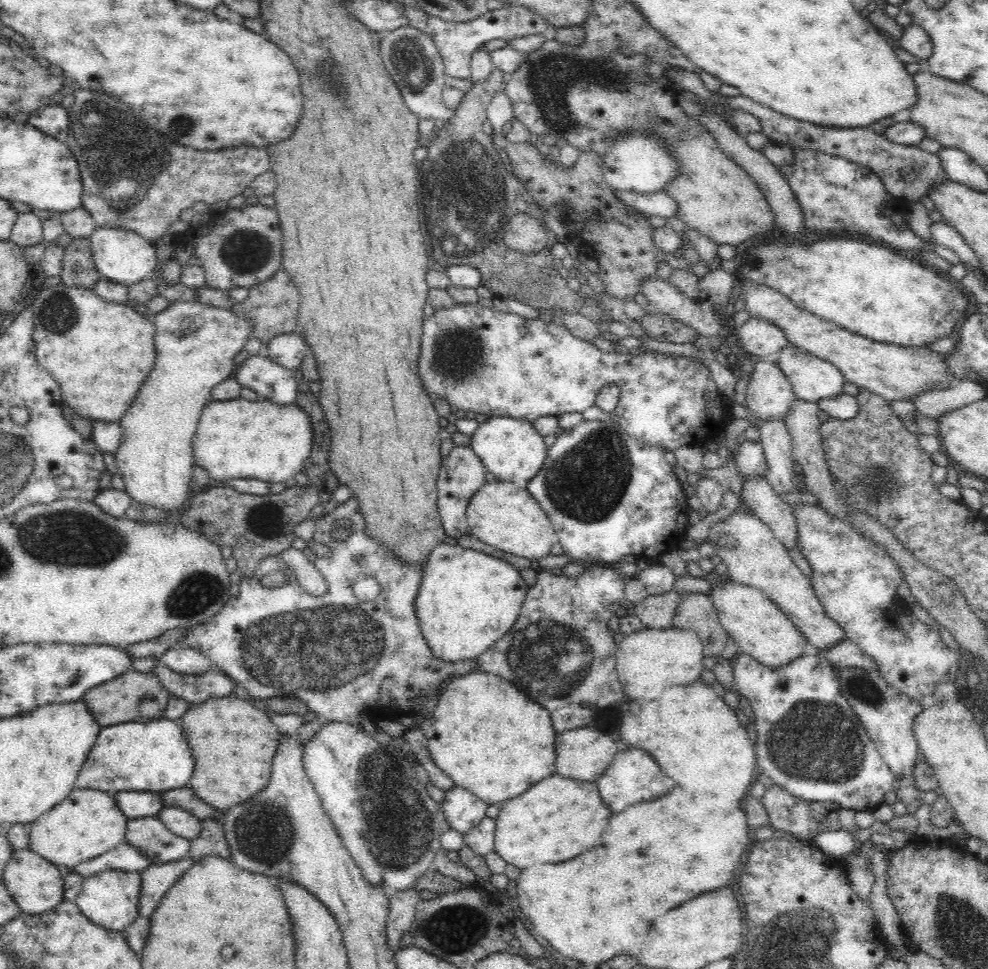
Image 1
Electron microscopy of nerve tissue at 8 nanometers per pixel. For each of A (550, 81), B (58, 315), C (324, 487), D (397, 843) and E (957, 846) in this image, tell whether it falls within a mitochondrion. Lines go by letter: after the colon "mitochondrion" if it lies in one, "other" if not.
A: mitochondrion
B: mitochondrion
C: other
D: mitochondrion
E: other

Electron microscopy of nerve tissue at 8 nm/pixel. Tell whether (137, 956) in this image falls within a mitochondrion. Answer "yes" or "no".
no

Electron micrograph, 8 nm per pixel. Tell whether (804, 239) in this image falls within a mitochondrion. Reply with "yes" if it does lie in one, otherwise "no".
no

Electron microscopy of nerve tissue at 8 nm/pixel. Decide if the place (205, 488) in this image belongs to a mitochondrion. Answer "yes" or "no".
no

